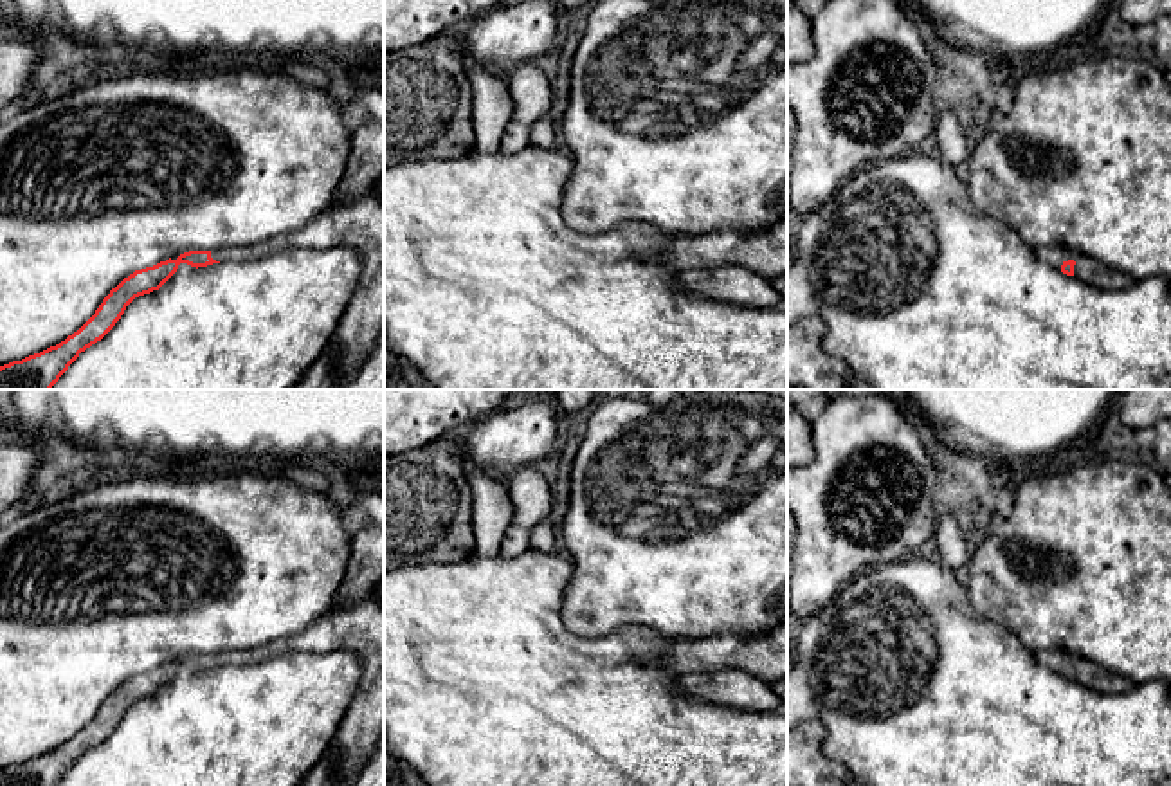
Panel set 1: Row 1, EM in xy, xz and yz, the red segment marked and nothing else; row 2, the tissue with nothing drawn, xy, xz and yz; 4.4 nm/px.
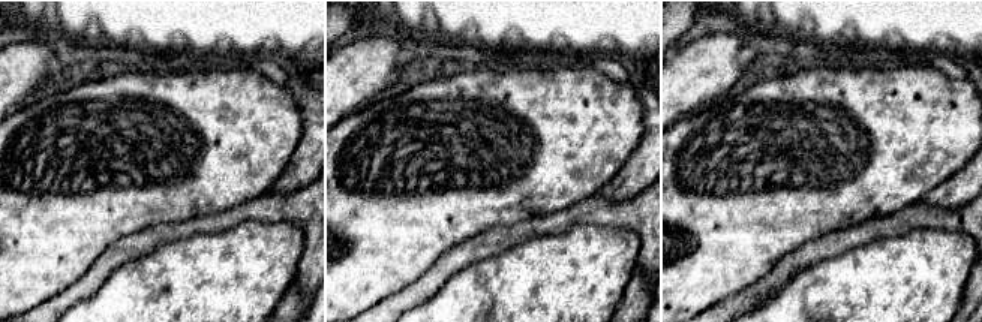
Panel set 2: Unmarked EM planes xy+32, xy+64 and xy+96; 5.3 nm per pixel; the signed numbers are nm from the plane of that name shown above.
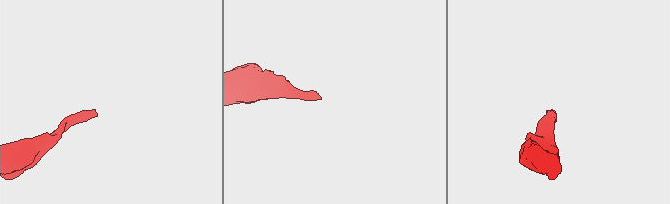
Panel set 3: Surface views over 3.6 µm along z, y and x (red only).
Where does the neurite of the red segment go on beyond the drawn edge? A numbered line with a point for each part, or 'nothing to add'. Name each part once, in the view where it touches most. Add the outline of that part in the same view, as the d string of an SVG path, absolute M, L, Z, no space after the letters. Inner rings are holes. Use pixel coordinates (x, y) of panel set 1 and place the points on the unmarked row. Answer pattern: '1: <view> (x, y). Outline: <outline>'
1: yz (1054, 660). Outline: M1041 651L1036 660L1058 674L1061 674L1065 665L1076 663L1076 658L1065 651Z

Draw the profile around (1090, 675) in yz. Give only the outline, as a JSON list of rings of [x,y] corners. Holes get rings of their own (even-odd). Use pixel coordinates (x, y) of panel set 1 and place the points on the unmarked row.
[[[1076,658],[1074,665],[1074,680],[1097,692],[1121,694],[1133,687],[1128,678],[1090,660]]]

